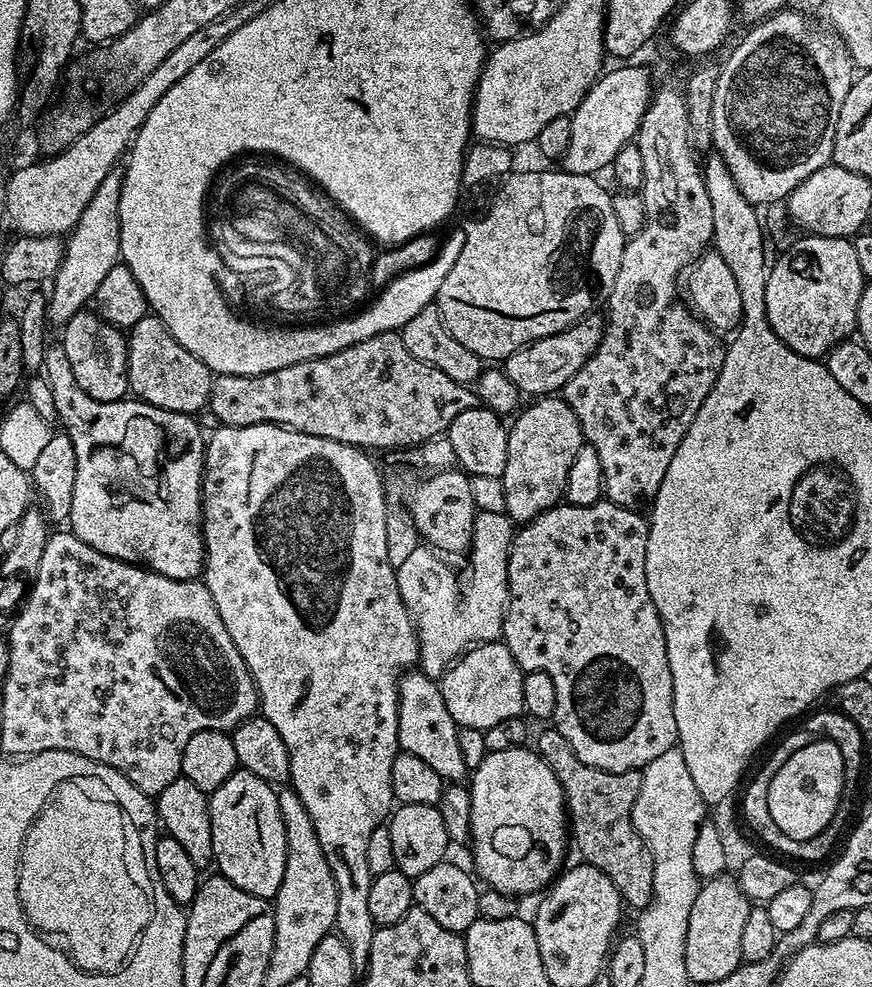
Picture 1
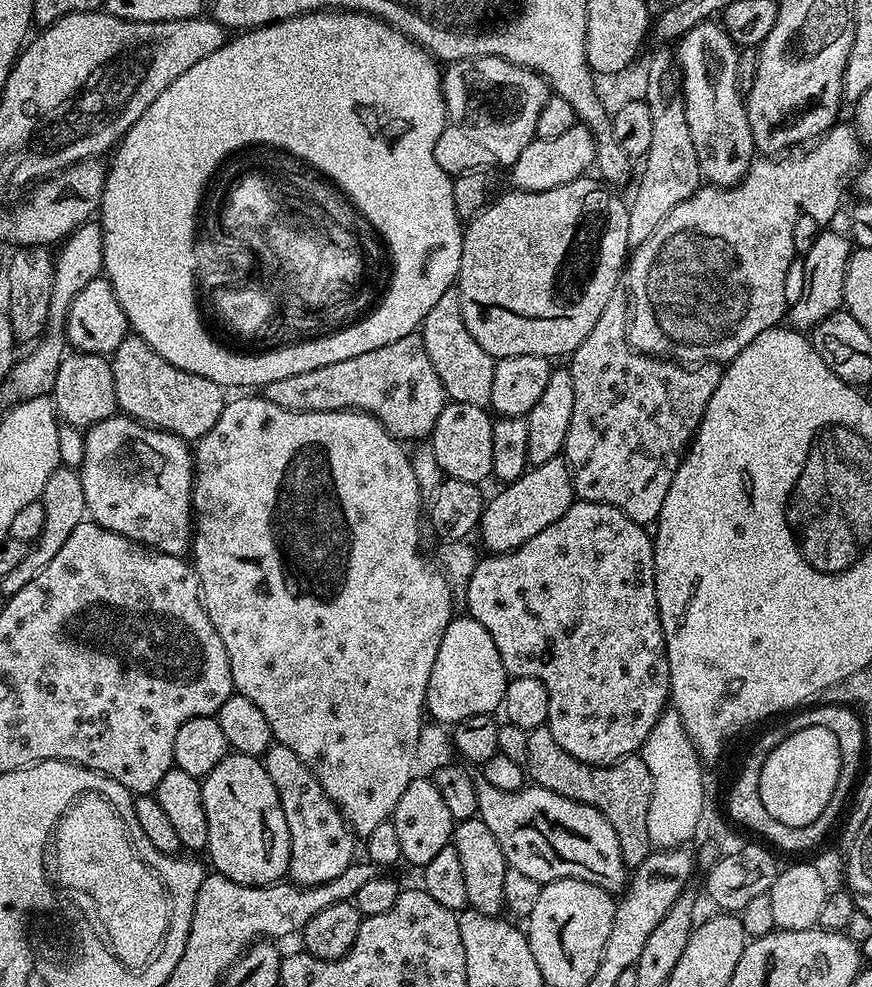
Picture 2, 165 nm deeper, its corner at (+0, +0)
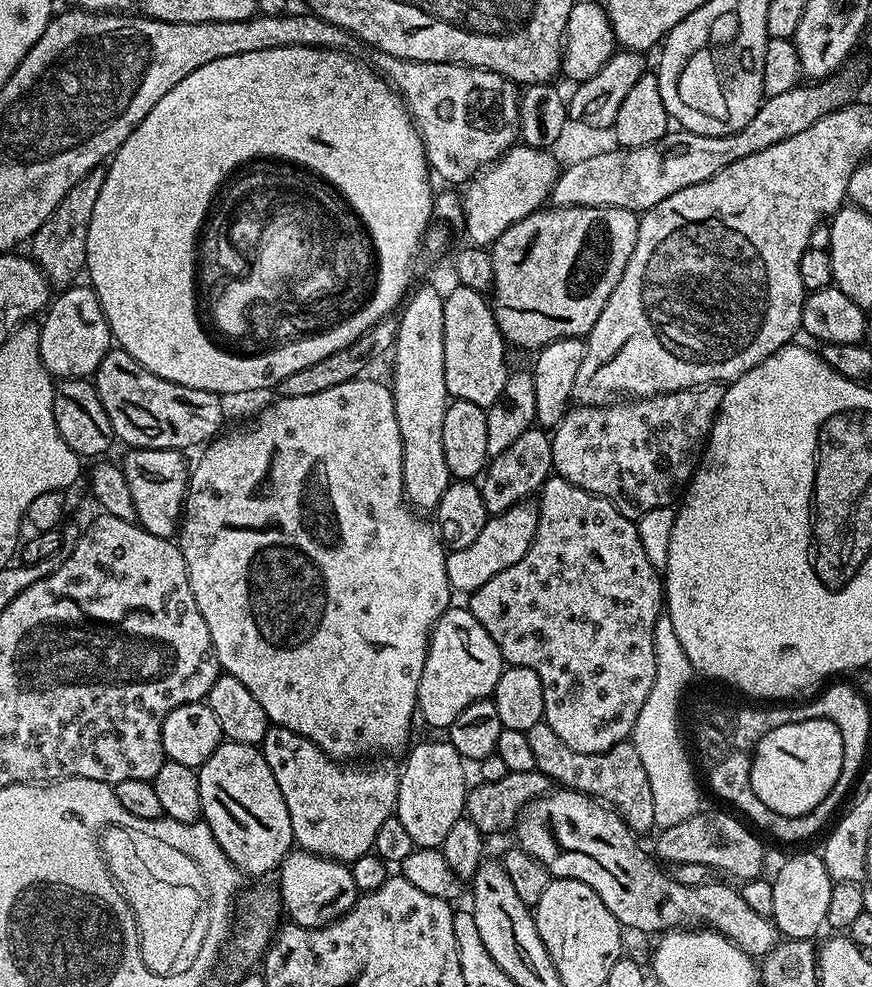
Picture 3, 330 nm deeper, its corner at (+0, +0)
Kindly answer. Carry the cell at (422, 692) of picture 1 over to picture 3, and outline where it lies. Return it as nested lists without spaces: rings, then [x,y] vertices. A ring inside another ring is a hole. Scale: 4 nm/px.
[[[552,790],[547,794],[532,800],[524,807],[519,821],[514,829],[518,846],[526,850],[542,866],[546,866],[549,877],[562,880],[577,880],[586,882],[606,902],[606,910],[618,918],[621,929],[633,928],[636,932],[656,932],[663,934],[669,930],[680,930],[685,926],[707,926],[714,932],[721,932],[730,942],[734,942],[744,953],[753,958],[767,956],[774,945],[778,943],[778,933],[771,919],[750,907],[742,899],[742,894],[728,884],[699,884],[693,882],[683,884],[678,882],[667,871],[660,872],[661,865],[651,855],[644,853],[639,844],[637,833],[633,832],[618,813],[593,797],[582,792],[571,790]]]

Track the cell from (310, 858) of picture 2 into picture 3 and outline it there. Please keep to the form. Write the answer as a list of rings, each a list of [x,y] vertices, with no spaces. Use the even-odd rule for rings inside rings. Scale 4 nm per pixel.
[[[275,726],[269,727],[262,751],[266,766],[270,766],[274,773],[274,782],[278,782],[278,790],[282,790],[282,798],[286,798],[293,841],[303,851],[341,862],[357,860],[373,851],[374,838],[382,827],[382,822],[386,822],[386,818],[390,818],[396,810],[400,773],[395,767],[392,769],[392,764],[388,761],[391,759],[377,759],[373,768],[345,766],[341,761],[331,760],[321,748],[314,746],[314,742]]]

